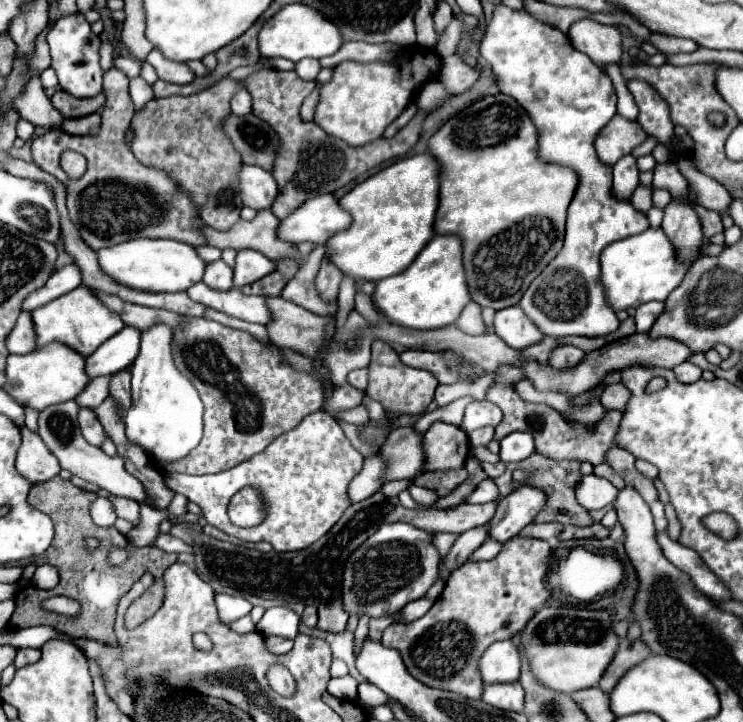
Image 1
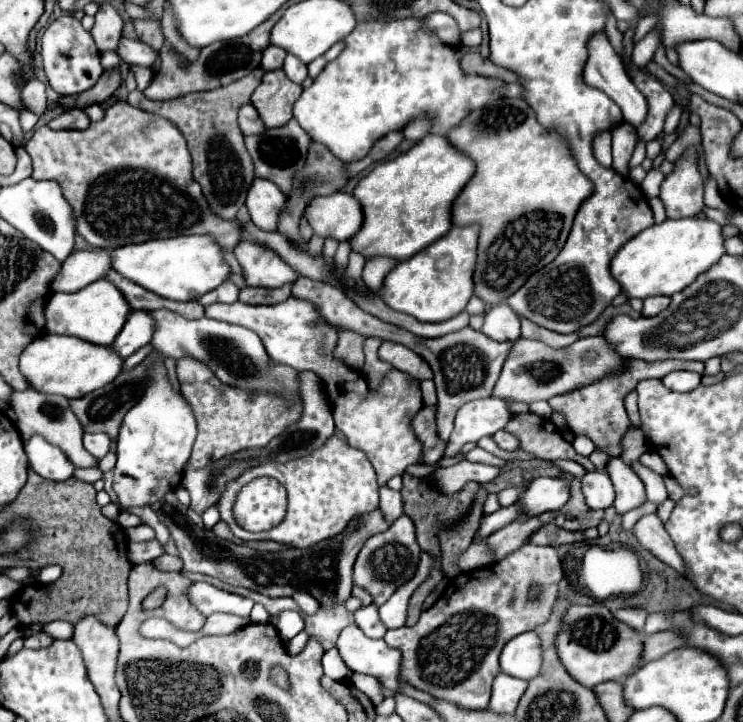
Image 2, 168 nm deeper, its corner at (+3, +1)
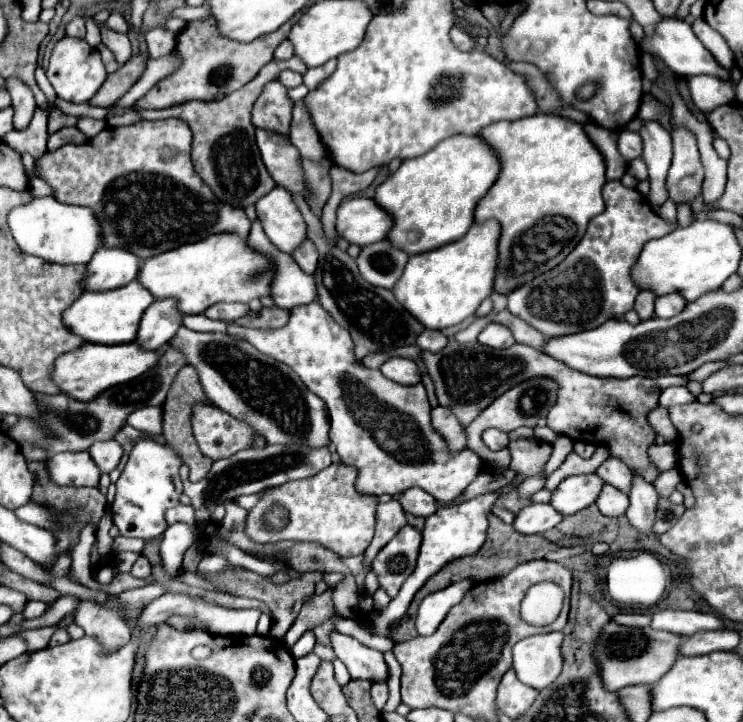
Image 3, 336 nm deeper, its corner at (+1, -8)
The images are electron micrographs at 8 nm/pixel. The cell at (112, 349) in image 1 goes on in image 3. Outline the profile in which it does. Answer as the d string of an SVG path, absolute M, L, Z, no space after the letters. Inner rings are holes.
M156 300L150 304L142 316L136 342L146 350L158 350L162 344L168 344L178 328L182 326L182 312L178 310L176 300Z

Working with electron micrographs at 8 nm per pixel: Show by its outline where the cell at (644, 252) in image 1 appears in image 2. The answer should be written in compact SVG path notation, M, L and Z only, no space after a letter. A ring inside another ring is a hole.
M666 219L664 223L652 225L626 241L626 245L622 245L622 249L612 257L610 273L630 299L674 295L724 255L720 229L722 227L710 219Z

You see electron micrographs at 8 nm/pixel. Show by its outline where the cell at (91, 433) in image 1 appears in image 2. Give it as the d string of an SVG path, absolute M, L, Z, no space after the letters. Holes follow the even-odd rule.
M84 433L84 447L98 459L102 459L108 453L110 439L106 433Z

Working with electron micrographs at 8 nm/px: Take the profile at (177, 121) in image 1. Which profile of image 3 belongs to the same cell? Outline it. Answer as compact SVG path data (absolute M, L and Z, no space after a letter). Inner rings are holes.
M292 56L290 60L270 60L254 80L250 80L244 88L238 92L222 98L222 100L212 100L212 102L184 102L178 106L170 106L164 110L138 110L138 114L146 120L158 120L158 118L180 118L184 120L192 132L194 132L194 142L192 142L192 164L200 178L214 190L214 194L238 208L246 208L248 204L254 204L260 196L268 194L276 182L272 176L268 176L268 170L262 164L260 150L256 146L254 138L254 126L250 120L250 110L256 98L262 94L262 88L276 80L282 70L294 70L304 74L308 68L306 64L298 58Z

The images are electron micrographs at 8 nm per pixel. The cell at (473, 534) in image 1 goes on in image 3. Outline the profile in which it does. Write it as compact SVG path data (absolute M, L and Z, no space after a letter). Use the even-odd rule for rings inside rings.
M528 504L514 520L514 528L520 534L544 534L564 520L552 504Z

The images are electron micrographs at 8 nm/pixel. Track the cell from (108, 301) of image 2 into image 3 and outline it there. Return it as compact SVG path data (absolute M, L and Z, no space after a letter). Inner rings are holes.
M130 282L128 286L116 288L116 290L104 290L104 292L84 292L66 312L64 312L64 324L78 336L82 336L86 342L100 342L100 344L122 344L136 340L140 318L144 310L154 302L154 296L138 282Z

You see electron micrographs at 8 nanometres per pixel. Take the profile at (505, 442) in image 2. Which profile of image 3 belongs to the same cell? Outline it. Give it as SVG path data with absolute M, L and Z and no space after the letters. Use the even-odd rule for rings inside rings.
M488 428L482 432L482 442L490 448L490 450L502 450L508 446L508 434L496 430L496 428Z

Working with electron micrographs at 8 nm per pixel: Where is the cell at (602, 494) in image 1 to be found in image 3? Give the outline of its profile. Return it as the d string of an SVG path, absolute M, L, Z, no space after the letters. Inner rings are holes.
M608 484L604 486L600 498L596 500L596 506L600 508L600 512L604 516L622 516L622 514L626 514L628 504L630 504L628 496L622 490L618 490L614 486L608 486Z

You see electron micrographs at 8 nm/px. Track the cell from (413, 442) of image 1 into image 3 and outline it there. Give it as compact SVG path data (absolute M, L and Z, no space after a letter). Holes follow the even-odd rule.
M436 406L432 410L432 424L448 440L448 446L452 448L452 452L458 452L458 450L466 448L466 428L452 414L450 408Z

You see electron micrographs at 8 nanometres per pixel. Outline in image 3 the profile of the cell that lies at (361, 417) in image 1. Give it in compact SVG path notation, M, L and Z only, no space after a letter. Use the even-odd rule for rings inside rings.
M204 314L184 316L184 326L190 328L190 330L194 330L194 332L226 332L226 324L224 322L210 320Z

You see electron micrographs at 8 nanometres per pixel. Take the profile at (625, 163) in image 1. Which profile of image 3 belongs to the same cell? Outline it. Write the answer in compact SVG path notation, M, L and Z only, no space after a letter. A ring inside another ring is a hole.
M622 130L620 136L618 136L618 150L626 160L640 158L640 154L642 154L642 138L640 138L640 134Z

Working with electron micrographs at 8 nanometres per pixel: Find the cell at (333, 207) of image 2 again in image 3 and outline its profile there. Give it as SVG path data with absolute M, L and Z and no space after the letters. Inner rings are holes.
M348 198L338 208L336 232L352 244L366 246L386 240L392 228L392 216L372 198Z

